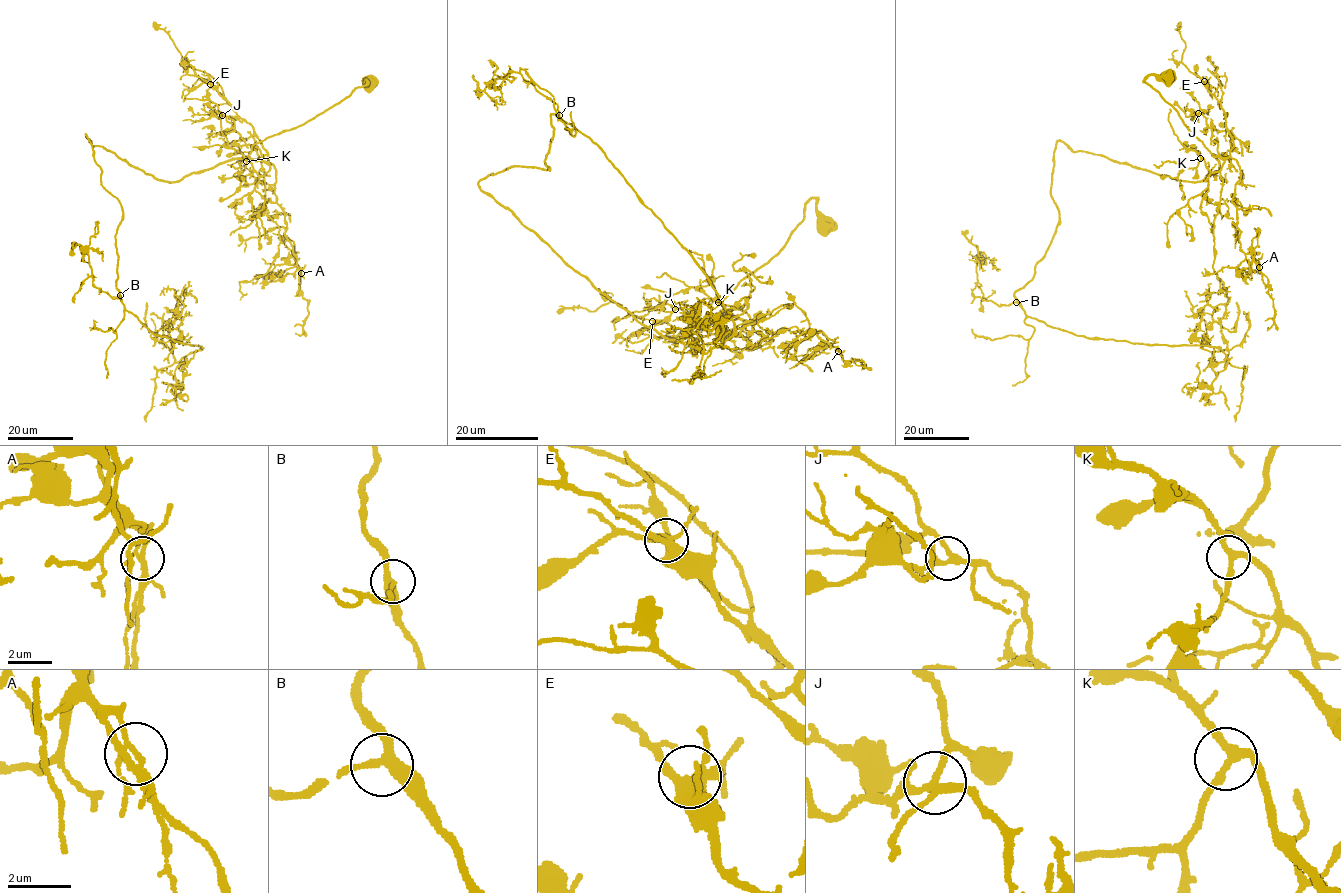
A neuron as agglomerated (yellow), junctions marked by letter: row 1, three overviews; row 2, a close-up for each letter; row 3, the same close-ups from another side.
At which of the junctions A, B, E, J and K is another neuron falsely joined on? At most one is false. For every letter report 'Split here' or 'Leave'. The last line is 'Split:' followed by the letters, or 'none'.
A: Split here
B: Leave
E: Leave
J: Leave
K: Leave
Split: A

